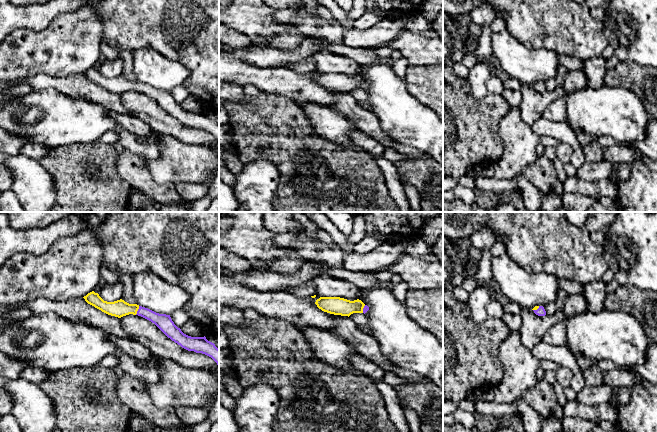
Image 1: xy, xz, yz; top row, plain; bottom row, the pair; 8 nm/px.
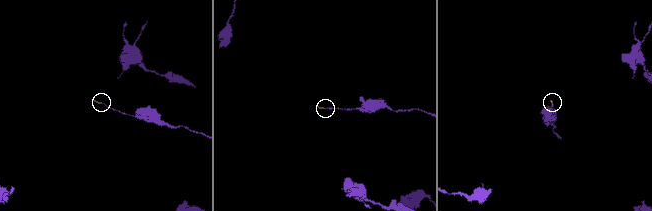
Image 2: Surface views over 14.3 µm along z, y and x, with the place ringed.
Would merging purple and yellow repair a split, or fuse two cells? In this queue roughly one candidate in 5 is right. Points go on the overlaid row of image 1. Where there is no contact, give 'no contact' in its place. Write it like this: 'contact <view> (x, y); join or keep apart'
contact xy (138, 310); join

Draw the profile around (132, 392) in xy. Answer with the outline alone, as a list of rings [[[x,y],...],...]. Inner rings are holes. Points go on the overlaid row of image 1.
[[[124,373],[117,378],[116,391],[123,404],[132,412],[140,414],[154,427],[168,429],[183,425],[176,414],[176,409],[159,408],[154,405],[143,381]]]

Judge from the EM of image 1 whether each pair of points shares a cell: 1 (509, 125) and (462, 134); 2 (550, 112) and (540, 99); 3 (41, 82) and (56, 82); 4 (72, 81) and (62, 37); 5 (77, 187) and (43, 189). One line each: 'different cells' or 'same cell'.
1: different cells
2: different cells
3: same cell
4: different cells
5: different cells

